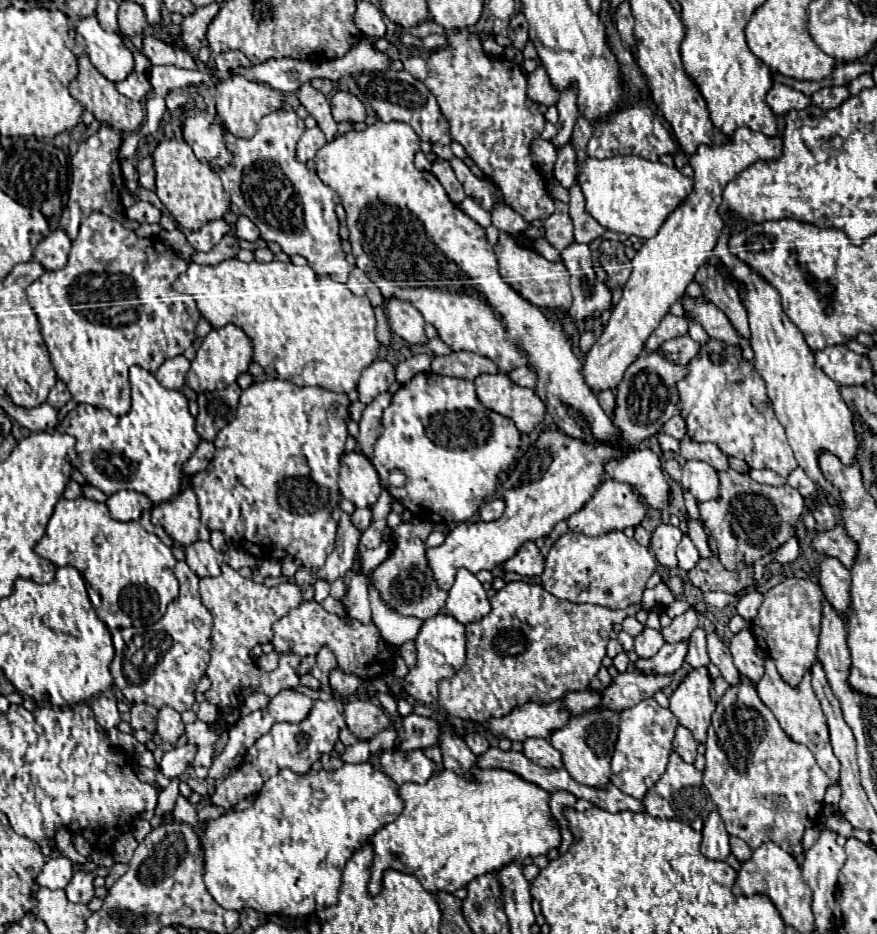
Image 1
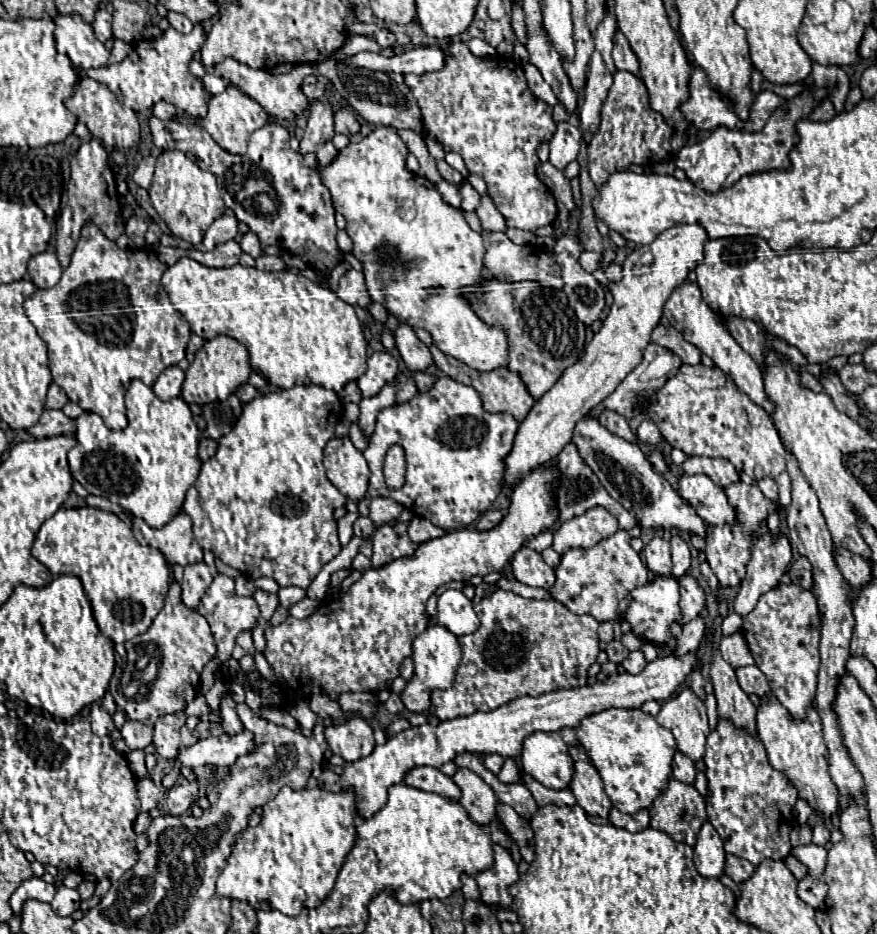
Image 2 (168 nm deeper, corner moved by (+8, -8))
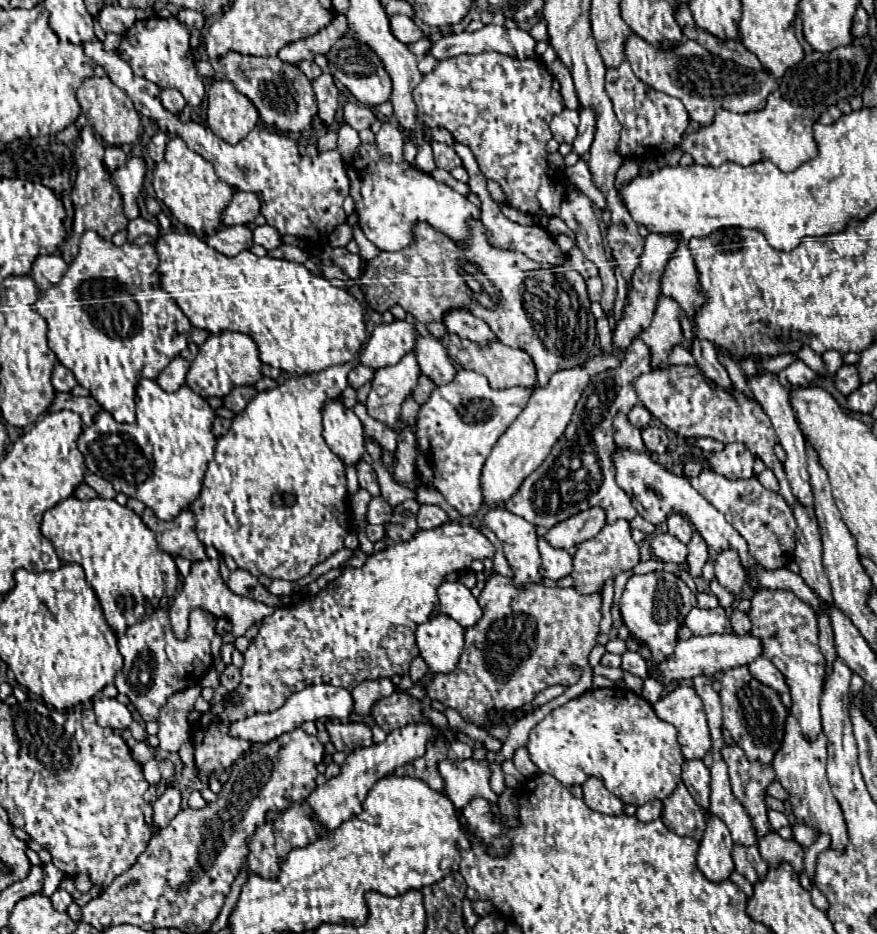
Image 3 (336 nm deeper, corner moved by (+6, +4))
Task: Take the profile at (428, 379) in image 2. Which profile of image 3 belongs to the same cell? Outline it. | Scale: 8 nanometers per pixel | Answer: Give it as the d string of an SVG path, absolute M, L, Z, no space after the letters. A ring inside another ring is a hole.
M421 376L421 378L419 378L419 384L417 384L415 392L413 392L415 402L417 402L417 404L427 402L427 398L431 396L431 392L433 392L433 390L435 390L435 384L433 384L427 376Z

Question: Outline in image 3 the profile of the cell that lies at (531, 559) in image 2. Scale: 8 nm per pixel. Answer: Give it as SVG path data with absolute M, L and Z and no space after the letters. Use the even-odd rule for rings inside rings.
M539 538L539 552L543 558L541 574L549 580L561 580L573 570L573 556L567 550L559 550L549 546L545 538Z

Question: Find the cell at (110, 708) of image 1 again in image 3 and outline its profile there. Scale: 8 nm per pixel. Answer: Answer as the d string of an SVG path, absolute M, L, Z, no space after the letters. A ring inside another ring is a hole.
M97 696L93 700L93 710L95 710L99 726L107 726L107 728L113 728L113 730L125 730L133 722L133 716L127 710L127 706L121 704L119 700L115 700L115 698Z

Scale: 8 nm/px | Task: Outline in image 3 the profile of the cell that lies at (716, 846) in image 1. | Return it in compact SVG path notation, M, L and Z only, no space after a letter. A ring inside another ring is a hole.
M711 816L707 820L707 830L703 834L703 840L699 842L697 868L711 882L727 880L729 874L735 870L731 850L733 850L731 832L727 830L721 818Z

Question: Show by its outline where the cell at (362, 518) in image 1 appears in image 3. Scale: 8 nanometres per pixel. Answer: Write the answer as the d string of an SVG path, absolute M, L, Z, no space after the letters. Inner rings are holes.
M375 496L369 502L369 512L367 512L367 522L369 524L387 524L391 520L393 508L383 496Z

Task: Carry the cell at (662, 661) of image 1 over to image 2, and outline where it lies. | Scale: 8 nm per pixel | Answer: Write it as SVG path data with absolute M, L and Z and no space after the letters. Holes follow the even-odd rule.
M697 616L693 622L683 626L681 636L677 636L677 646L675 646L673 654L683 656L689 652L697 652L703 634L705 634L705 620L703 620L703 616Z

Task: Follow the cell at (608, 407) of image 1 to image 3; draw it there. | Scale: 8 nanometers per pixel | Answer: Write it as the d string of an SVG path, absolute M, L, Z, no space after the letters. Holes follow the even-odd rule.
M619 412L615 416L615 422L613 422L613 428L615 428L615 442L619 448L623 450L631 450L631 452L645 452L651 456L651 452L645 448L643 440L641 440L641 430L631 426L627 422L627 416L623 412Z

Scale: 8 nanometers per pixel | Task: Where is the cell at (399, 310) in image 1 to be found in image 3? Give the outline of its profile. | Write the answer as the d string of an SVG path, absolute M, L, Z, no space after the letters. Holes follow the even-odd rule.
M419 338L419 342L415 344L415 356L417 362L421 366L421 372L433 380L435 386L443 386L447 382L451 382L457 374L453 362L449 360L447 350L443 348L443 344L437 338Z

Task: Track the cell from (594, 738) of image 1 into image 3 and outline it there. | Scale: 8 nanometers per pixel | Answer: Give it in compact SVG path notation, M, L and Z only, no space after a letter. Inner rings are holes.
M589 778L583 784L583 800L591 810L609 816L621 816L625 810L625 804L615 794L611 794L599 778Z

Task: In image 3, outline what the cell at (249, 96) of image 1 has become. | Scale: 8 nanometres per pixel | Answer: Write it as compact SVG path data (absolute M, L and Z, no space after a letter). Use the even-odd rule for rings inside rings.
M217 80L209 88L207 126L215 136L229 144L241 142L259 124L257 108L251 100L239 94L231 82Z

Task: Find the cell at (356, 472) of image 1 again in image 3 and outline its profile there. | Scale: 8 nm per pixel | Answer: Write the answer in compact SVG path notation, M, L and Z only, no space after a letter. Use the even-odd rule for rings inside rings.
M337 398L327 400L323 406L323 438L347 466L357 464L365 454L363 424Z

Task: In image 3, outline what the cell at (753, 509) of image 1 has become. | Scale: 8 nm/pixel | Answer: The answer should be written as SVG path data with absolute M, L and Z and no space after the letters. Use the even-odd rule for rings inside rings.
M725 550L725 552L717 554L715 578L731 594L743 592L743 586L747 584L747 574L745 574L745 568L739 562L739 556L733 550Z

